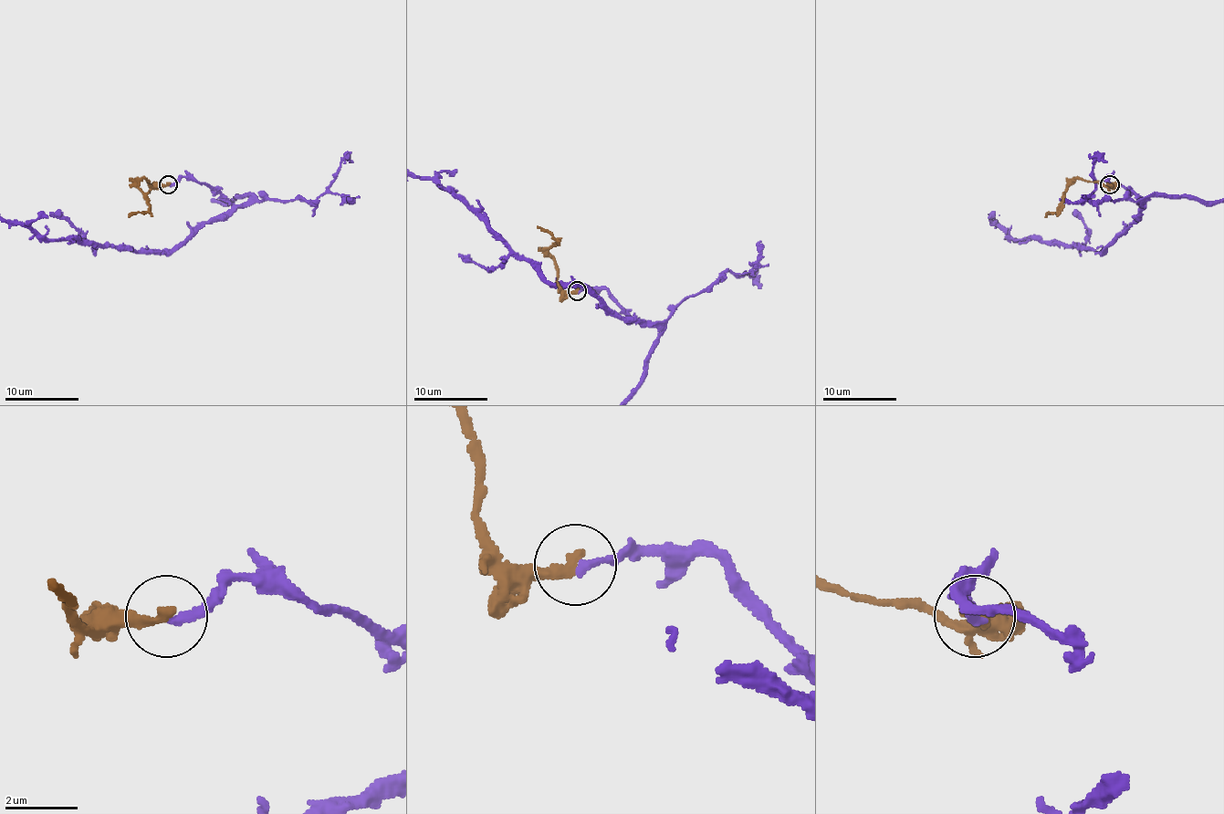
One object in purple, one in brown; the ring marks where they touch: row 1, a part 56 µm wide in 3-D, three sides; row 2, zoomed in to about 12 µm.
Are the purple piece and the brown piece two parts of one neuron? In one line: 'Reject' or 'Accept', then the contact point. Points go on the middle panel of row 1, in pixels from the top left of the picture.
Accept. Place: (577, 291)

